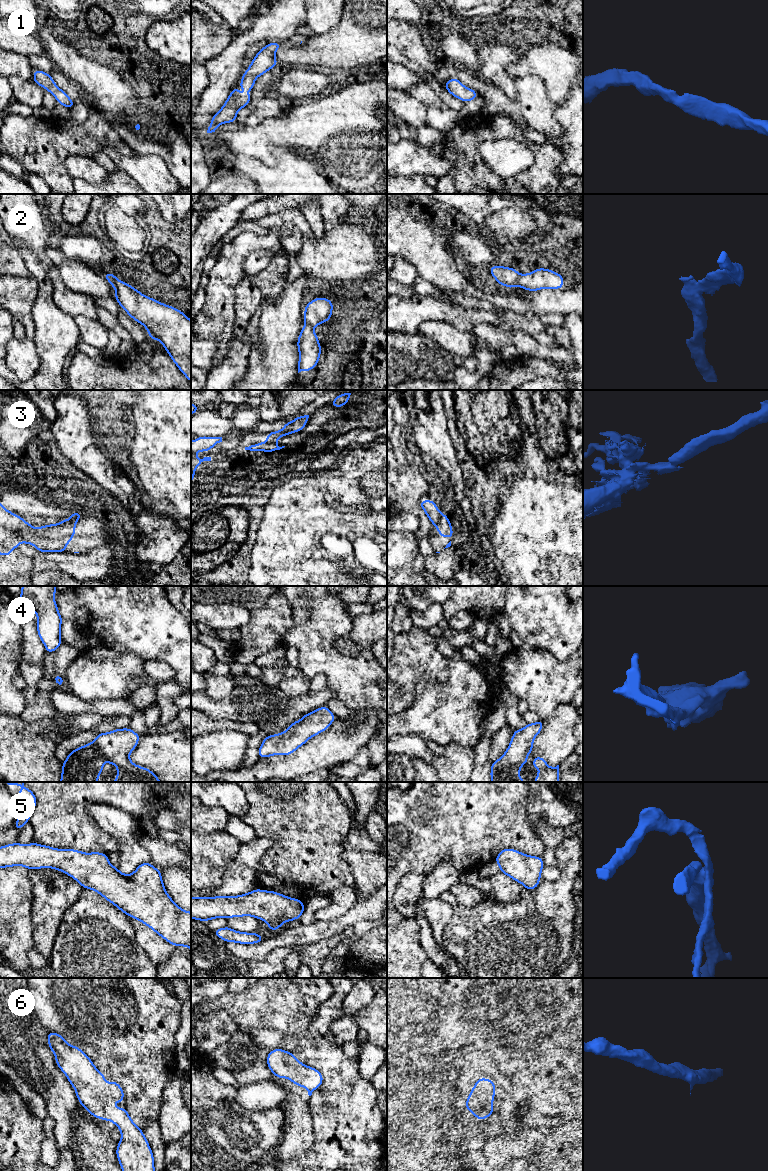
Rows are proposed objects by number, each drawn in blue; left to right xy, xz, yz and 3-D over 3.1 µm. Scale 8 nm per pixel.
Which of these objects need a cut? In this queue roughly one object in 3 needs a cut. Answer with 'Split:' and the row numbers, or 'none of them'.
Split: 2, 3

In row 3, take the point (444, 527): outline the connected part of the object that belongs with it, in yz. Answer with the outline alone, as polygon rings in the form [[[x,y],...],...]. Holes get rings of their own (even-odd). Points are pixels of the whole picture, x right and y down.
[[[441,514],[439,522],[436,524],[434,529],[436,528],[438,529],[438,533],[441,537],[453,538],[453,529],[446,514]]]

